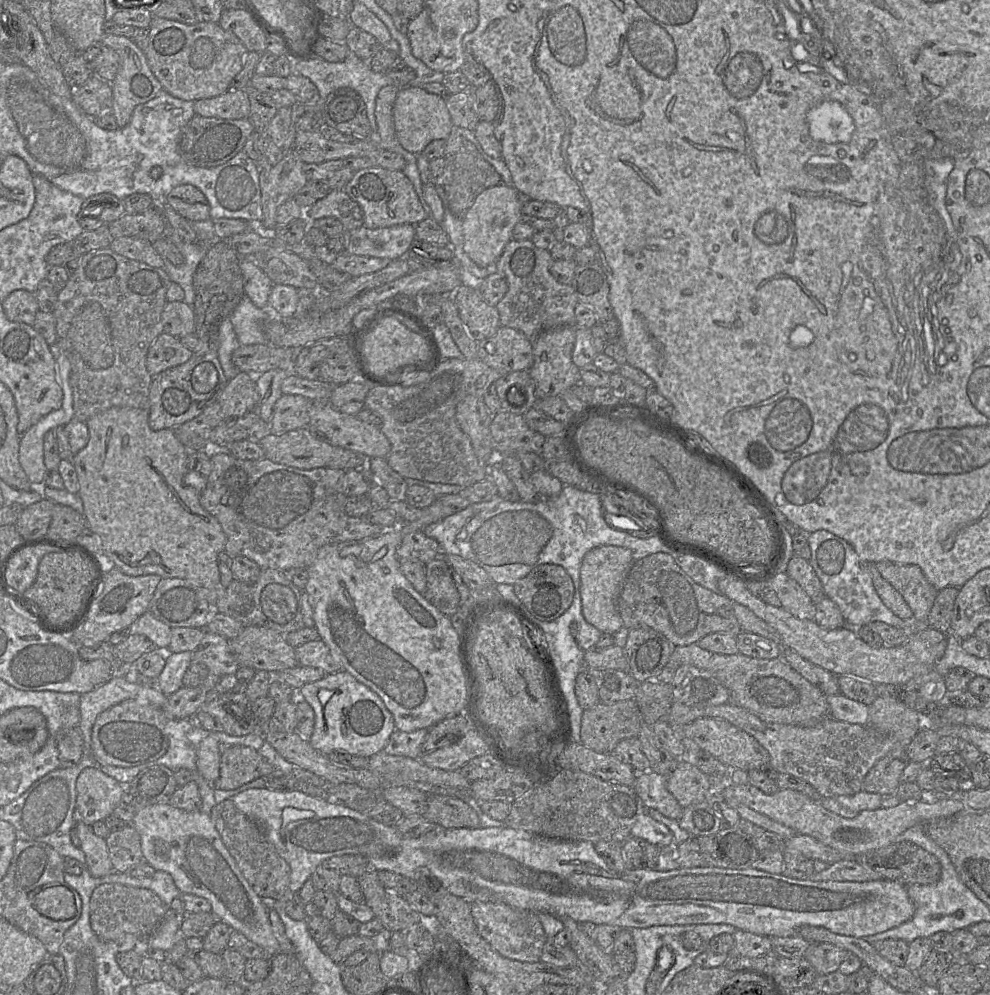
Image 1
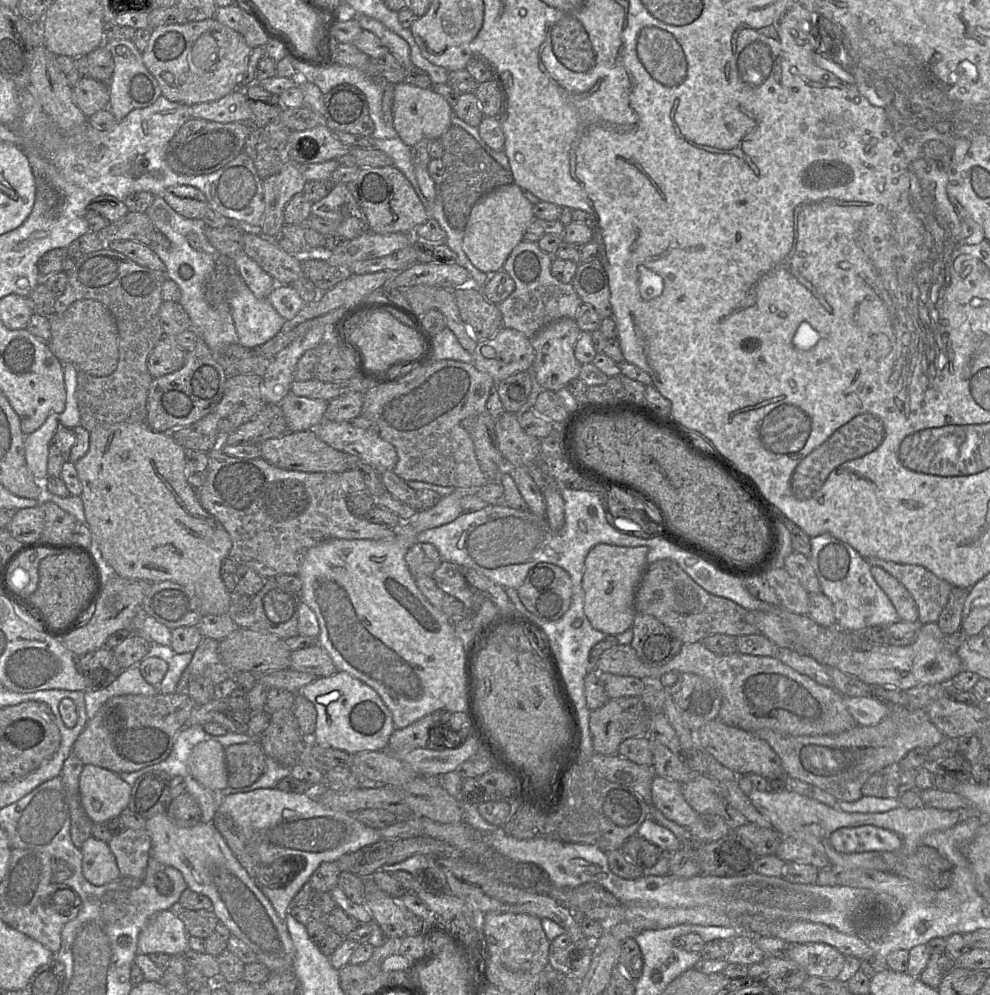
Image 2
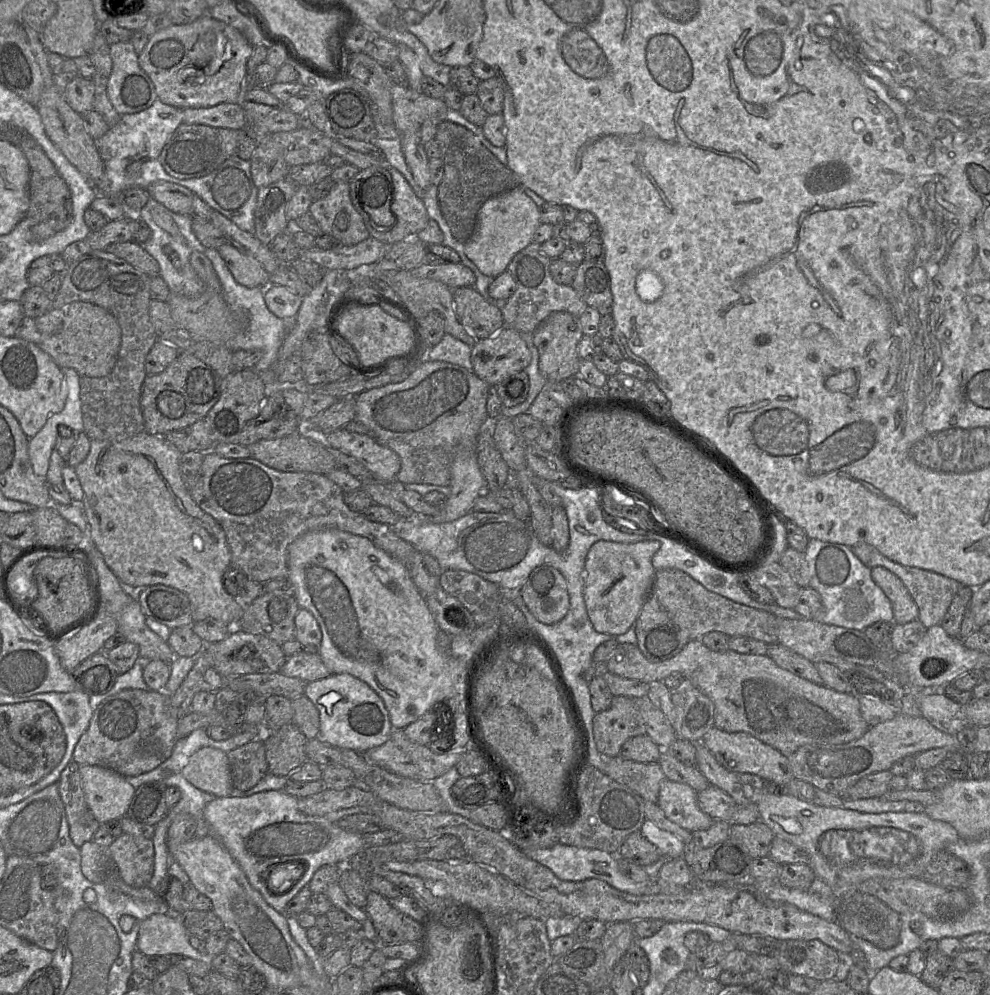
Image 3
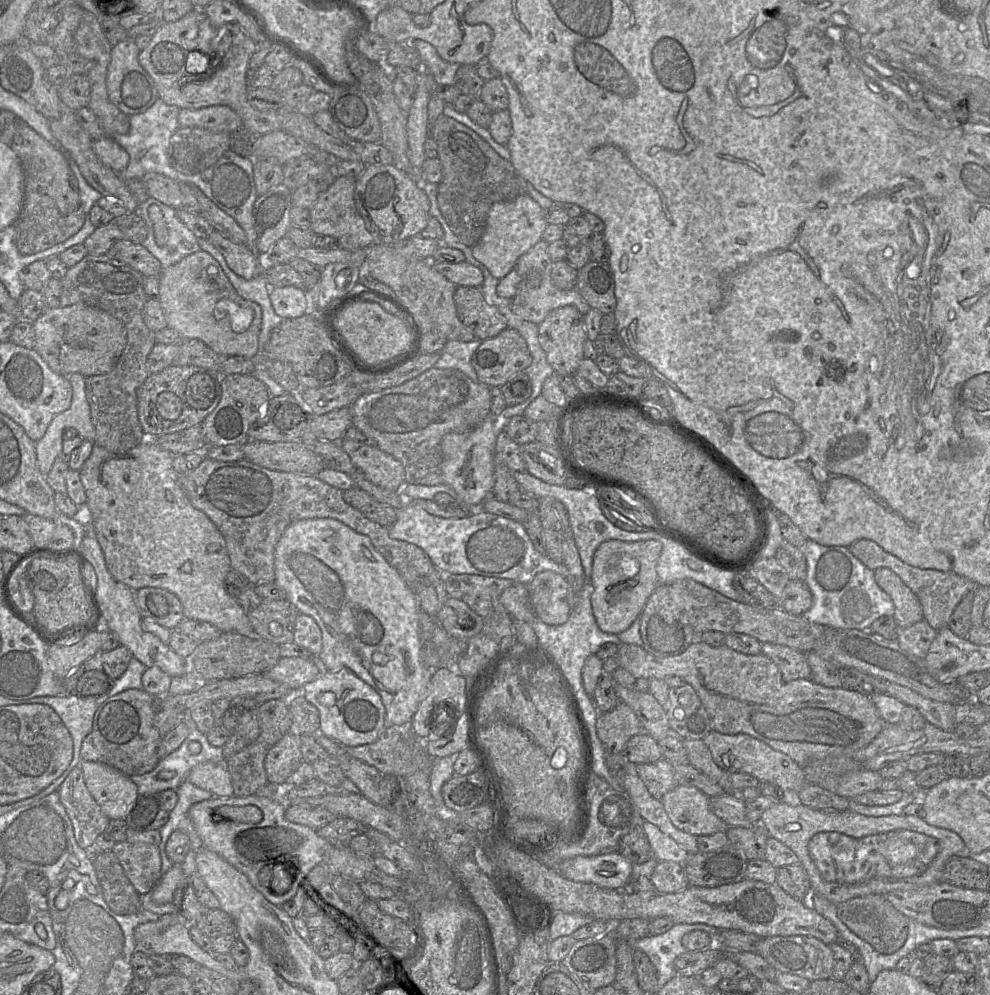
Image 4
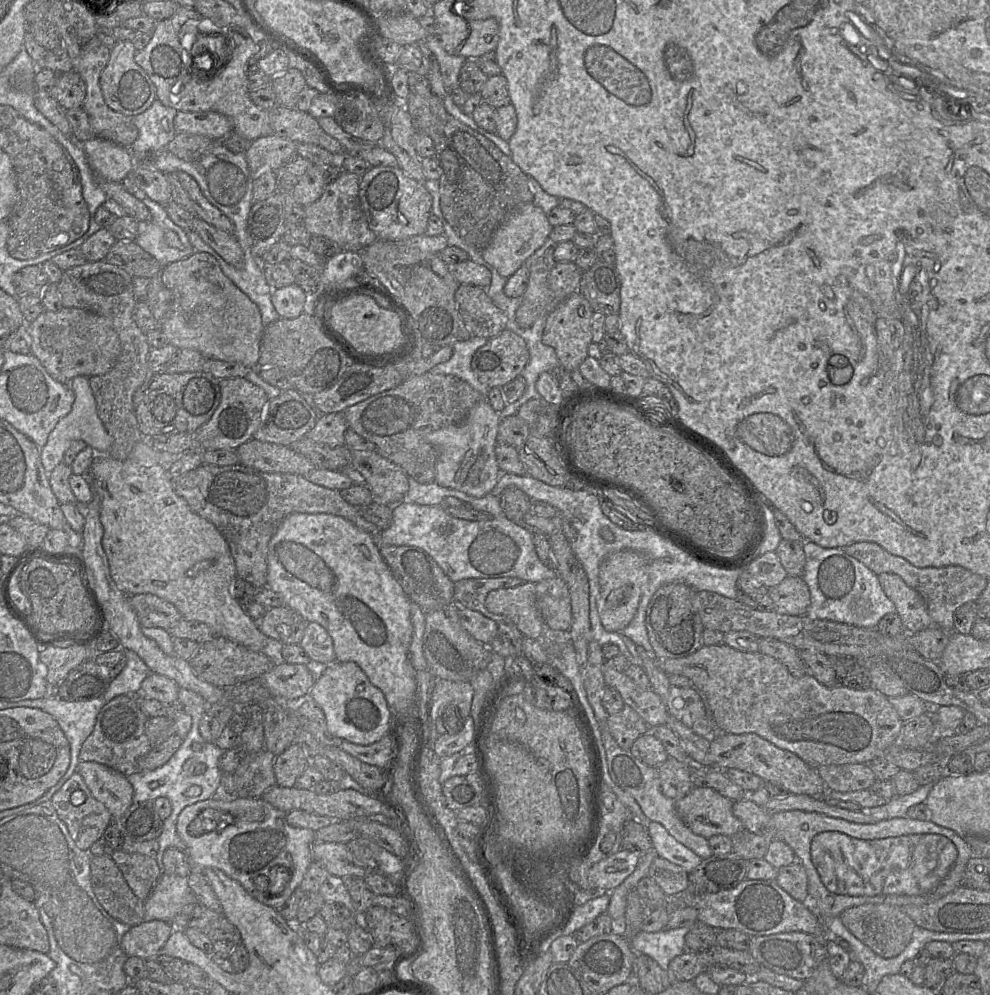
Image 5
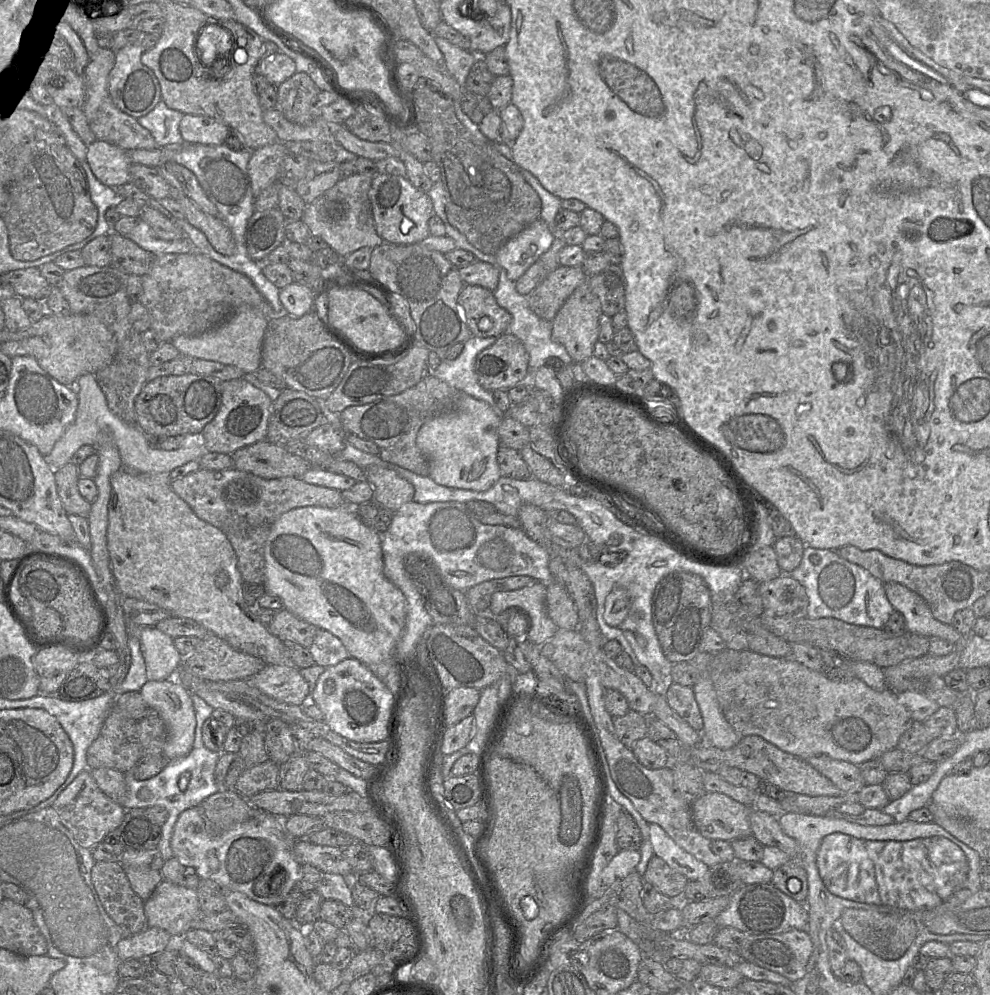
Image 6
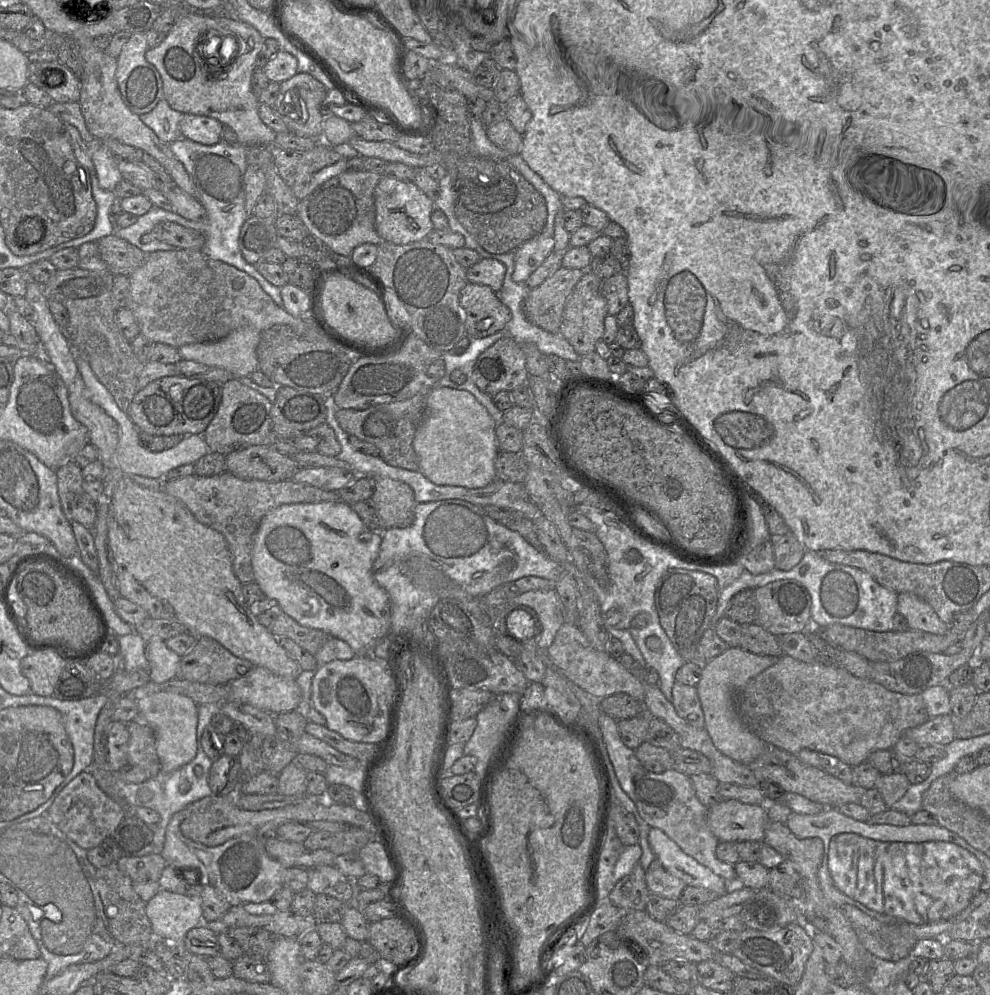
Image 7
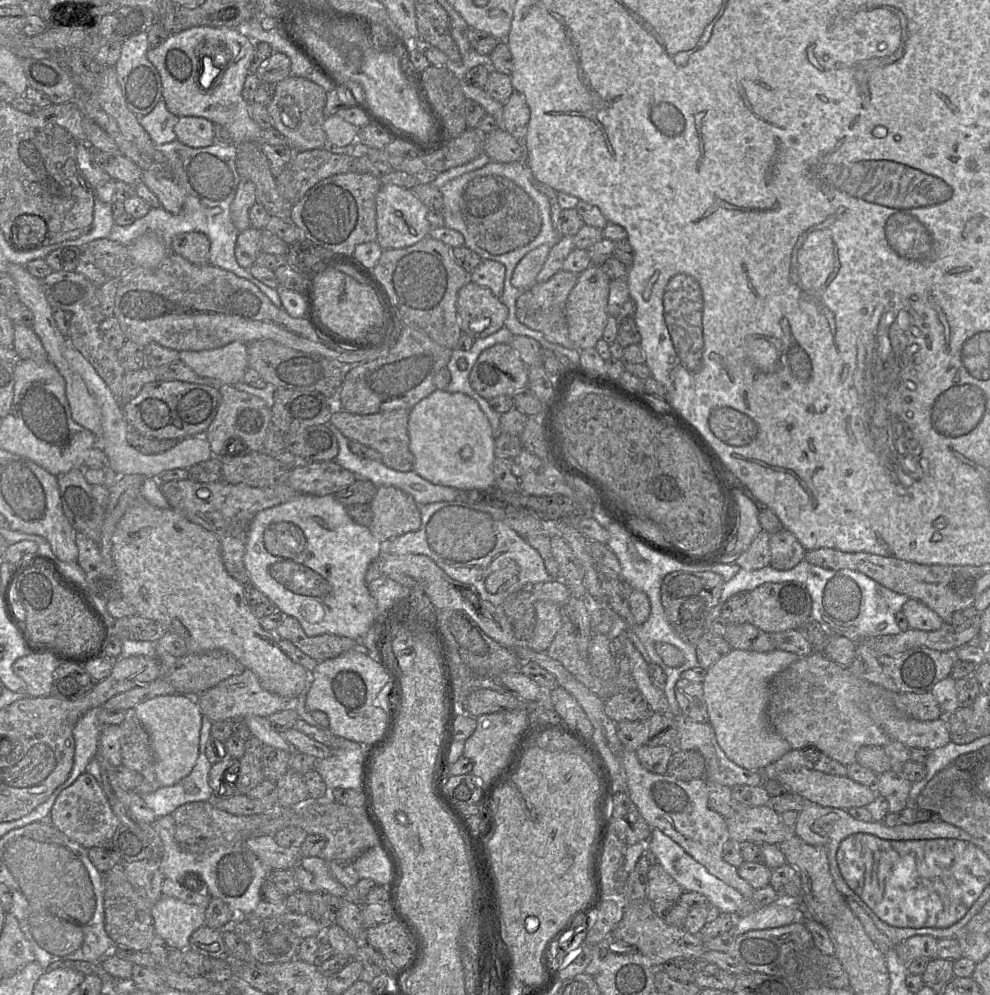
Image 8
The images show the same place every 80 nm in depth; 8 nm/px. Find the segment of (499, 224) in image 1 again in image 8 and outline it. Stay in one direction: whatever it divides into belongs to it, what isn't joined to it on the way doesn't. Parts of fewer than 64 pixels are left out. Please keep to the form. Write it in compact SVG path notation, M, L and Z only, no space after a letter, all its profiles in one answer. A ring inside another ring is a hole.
M542 244L528 252L518 262L511 279L514 287L526 290L537 283L536 277L541 271L552 246L551 244Z

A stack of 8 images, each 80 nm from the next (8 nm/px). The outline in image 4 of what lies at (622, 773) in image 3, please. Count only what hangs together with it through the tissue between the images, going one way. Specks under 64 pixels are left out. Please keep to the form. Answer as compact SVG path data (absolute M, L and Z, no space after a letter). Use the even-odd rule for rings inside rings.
M666 759L654 763L636 764L637 772L649 793L661 799L667 792L678 786L674 765Z

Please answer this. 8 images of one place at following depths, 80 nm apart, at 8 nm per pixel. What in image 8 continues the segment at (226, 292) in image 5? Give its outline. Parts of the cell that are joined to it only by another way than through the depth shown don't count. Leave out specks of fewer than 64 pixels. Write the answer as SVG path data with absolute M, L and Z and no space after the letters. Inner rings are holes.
M234 341L210 350L180 351L180 361L201 377L213 378L227 385L235 385L243 381L248 369L247 344Z

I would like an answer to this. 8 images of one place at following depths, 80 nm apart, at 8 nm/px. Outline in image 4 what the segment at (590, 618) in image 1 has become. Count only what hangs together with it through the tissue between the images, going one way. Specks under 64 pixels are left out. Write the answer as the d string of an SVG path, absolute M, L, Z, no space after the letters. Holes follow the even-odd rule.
M607 540L598 546L592 564L591 606L600 630L618 635L640 616L648 598L660 585L656 572L660 553L660 543L653 540Z

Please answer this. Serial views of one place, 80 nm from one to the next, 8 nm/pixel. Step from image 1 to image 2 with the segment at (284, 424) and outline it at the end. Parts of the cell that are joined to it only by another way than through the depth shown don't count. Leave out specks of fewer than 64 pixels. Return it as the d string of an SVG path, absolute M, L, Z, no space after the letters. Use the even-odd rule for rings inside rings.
M289 392L279 404L285 416L288 432L314 430L323 421L328 401L296 396Z

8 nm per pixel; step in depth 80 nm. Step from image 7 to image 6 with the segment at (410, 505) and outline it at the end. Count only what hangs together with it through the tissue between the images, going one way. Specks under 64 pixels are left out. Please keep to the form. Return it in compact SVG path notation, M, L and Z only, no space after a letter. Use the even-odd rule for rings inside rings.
M371 465L364 469L365 479L374 489L374 501L392 513L413 501L414 487L393 469Z

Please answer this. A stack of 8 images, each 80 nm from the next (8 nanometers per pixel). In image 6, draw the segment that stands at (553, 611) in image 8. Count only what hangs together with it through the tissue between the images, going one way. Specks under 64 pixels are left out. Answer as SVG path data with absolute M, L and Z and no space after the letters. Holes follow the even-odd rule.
M536 582L518 590L496 592L490 602L490 609L494 614L500 614L509 608L524 612L529 620L527 638L539 647L558 630L546 610L546 583Z

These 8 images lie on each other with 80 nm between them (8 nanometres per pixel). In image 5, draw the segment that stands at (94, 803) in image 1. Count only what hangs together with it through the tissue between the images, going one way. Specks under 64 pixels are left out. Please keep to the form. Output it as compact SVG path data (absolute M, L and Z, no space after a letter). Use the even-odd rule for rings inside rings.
M80 761L76 770L84 779L92 795L111 813L113 820L120 819L133 804L133 787L119 771L97 762Z

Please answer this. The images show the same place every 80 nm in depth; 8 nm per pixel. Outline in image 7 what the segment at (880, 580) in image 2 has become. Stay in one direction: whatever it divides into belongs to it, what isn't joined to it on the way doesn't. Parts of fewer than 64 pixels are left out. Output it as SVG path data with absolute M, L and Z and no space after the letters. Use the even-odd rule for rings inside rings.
M910 592L897 594L897 612L906 618L911 630L943 634L950 628L950 624L944 623L928 602Z

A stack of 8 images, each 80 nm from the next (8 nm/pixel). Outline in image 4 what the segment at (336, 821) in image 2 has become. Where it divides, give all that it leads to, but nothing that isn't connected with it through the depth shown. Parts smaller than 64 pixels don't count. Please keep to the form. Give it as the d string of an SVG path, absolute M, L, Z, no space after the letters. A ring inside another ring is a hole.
M283 787L283 798L271 798L258 794L250 796L230 796L230 797L220 797L215 796L211 799L201 801L192 805L188 811L190 820L192 821L196 832L202 840L203 848L212 851L219 855L222 859L228 862L236 870L247 877L251 886L260 893L263 898L270 904L281 907L284 903L289 901L293 896L295 896L300 890L305 889L306 884L312 874L313 869L323 861L325 861L325 852L328 846L331 844L330 841L319 835L318 831L308 827L306 825L297 824L291 822L286 817L287 803L285 802L285 789L288 787ZM255 805L260 808L263 812L263 819L258 823L251 822L239 822L230 819L225 819L222 815L216 811L222 806L247 806ZM274 864L296 864L297 874L296 882L283 895L274 895L267 888L261 886L258 881L258 873L267 865Z

